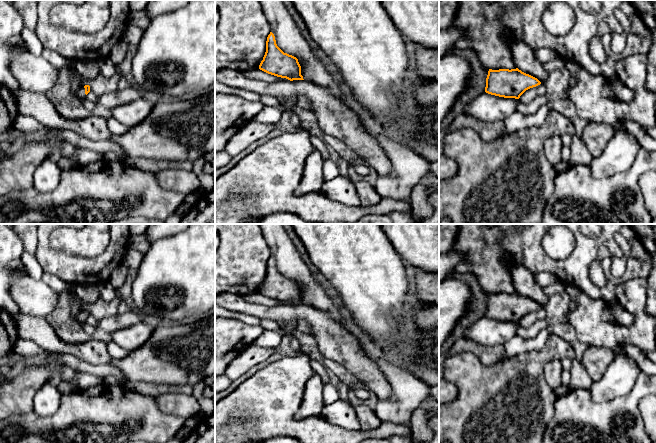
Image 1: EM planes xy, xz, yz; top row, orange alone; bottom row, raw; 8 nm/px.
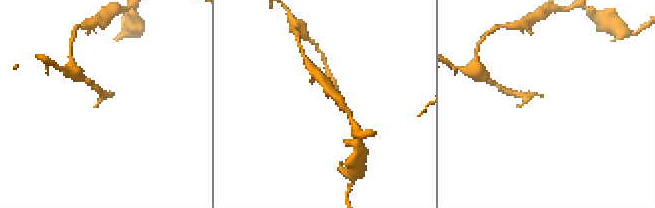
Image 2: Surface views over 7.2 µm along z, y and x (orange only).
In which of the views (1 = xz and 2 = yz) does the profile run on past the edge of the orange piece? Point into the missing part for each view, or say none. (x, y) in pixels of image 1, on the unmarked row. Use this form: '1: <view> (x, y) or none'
1: none
2: none

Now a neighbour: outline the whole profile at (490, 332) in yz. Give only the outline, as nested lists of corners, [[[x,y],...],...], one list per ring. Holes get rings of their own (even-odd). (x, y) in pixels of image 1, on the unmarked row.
[[[483,317],[466,331],[466,338],[486,346],[503,345],[516,336],[518,324]]]

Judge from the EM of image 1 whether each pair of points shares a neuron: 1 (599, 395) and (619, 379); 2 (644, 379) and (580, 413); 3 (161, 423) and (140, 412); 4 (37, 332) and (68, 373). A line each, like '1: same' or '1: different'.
1: same
2: same
3: same
4: different

